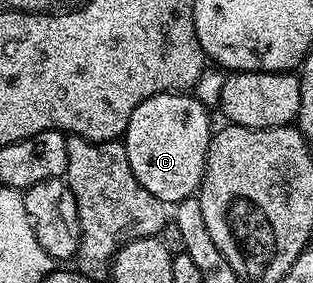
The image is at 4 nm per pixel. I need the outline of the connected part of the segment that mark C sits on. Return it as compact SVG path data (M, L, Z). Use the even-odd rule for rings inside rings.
M190 92L153 94L132 112L124 135L128 164L152 196L161 202L177 204L191 197L202 185L206 153L210 147L211 111Z

